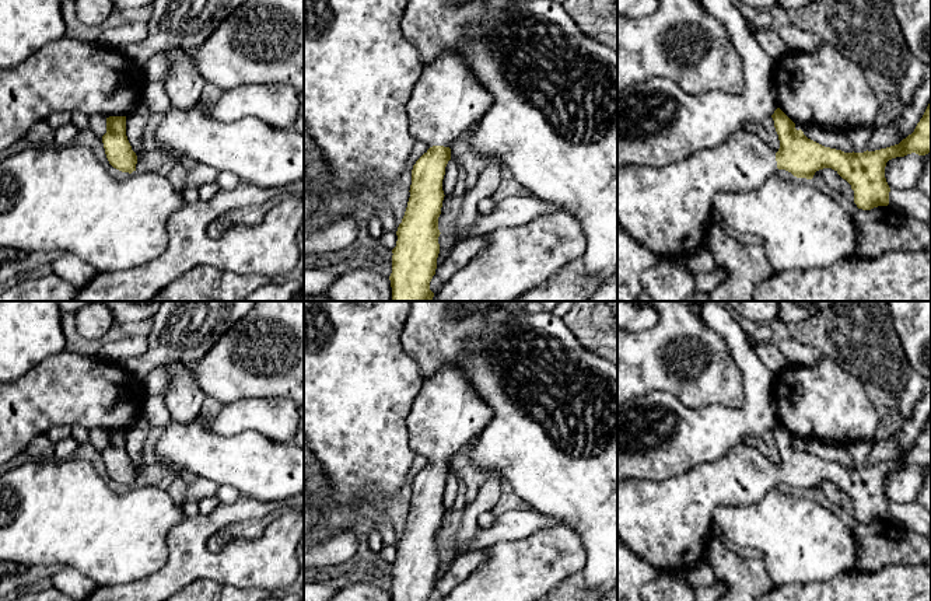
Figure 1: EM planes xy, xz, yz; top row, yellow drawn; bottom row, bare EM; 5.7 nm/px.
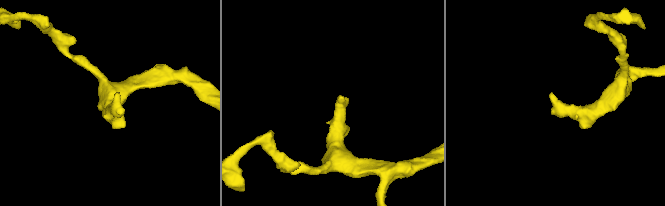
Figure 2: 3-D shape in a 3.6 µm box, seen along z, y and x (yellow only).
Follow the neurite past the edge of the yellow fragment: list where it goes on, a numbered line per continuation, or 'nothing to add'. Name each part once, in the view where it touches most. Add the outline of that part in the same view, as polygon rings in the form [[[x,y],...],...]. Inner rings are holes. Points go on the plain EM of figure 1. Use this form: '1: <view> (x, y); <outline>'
1: xz (447, 415); [[[445,366],[424,380],[406,417],[409,445],[414,454],[428,461],[452,461],[454,455],[470,444],[493,417],[493,409],[468,381],[461,366]]]

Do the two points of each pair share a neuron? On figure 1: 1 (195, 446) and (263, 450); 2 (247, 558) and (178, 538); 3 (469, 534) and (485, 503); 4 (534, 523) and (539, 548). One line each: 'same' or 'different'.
1: same
2: same
3: same
4: different

